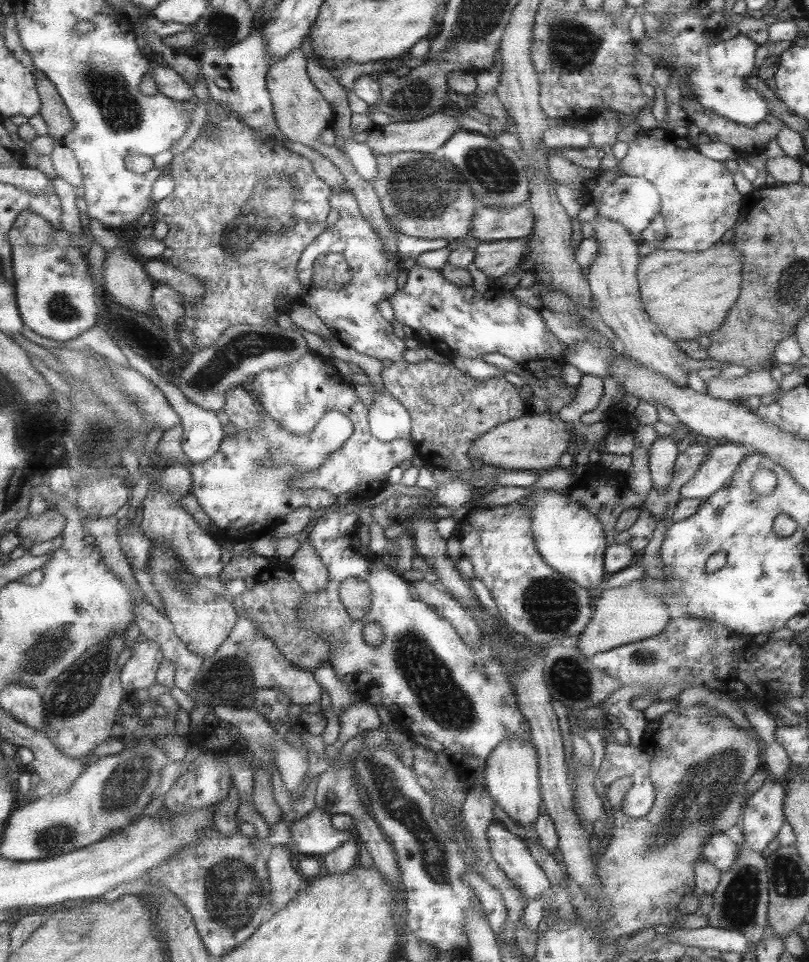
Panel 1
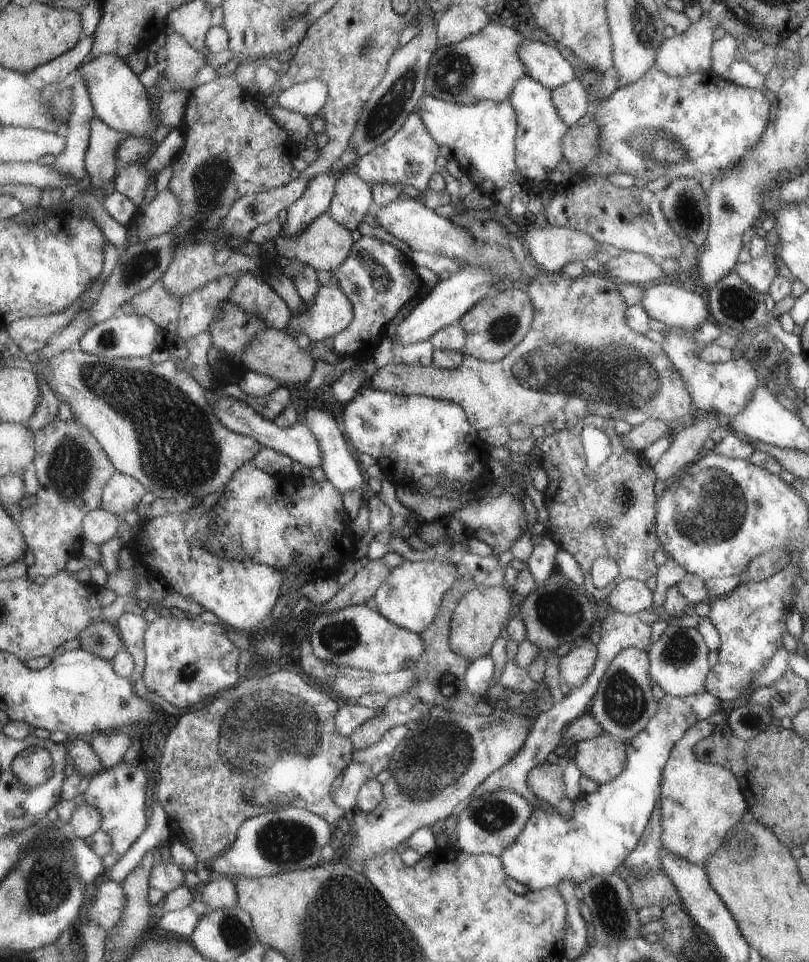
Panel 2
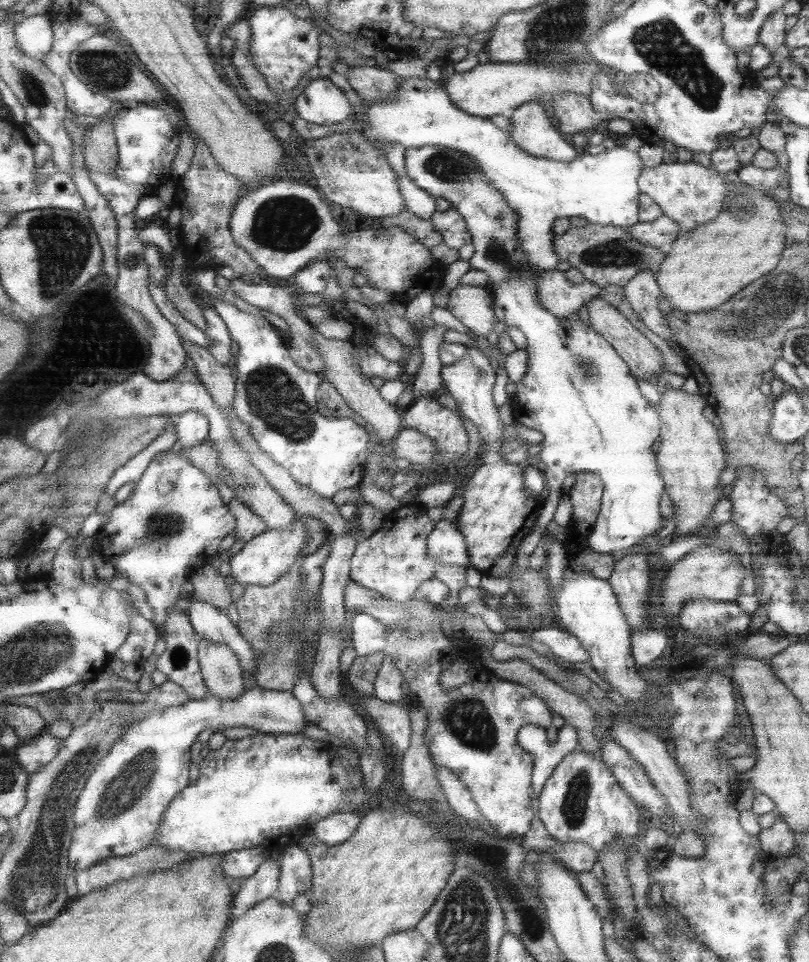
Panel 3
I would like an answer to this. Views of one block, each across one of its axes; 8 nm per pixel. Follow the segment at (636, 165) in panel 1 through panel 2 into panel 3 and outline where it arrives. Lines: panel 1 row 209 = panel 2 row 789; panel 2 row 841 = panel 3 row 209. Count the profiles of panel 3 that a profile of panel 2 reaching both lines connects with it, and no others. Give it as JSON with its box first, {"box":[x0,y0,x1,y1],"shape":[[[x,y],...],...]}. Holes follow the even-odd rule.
{"box":[637,158,729,233],"shape":[[[669,158],[655,167],[643,167],[637,177],[637,186],[640,194],[649,196],[648,198],[658,206],[662,216],[678,225],[680,233],[693,231],[697,226],[702,226],[716,218],[725,208],[724,199],[729,191],[728,178],[721,177],[713,167],[705,167],[693,161],[679,163],[674,158]]]}

